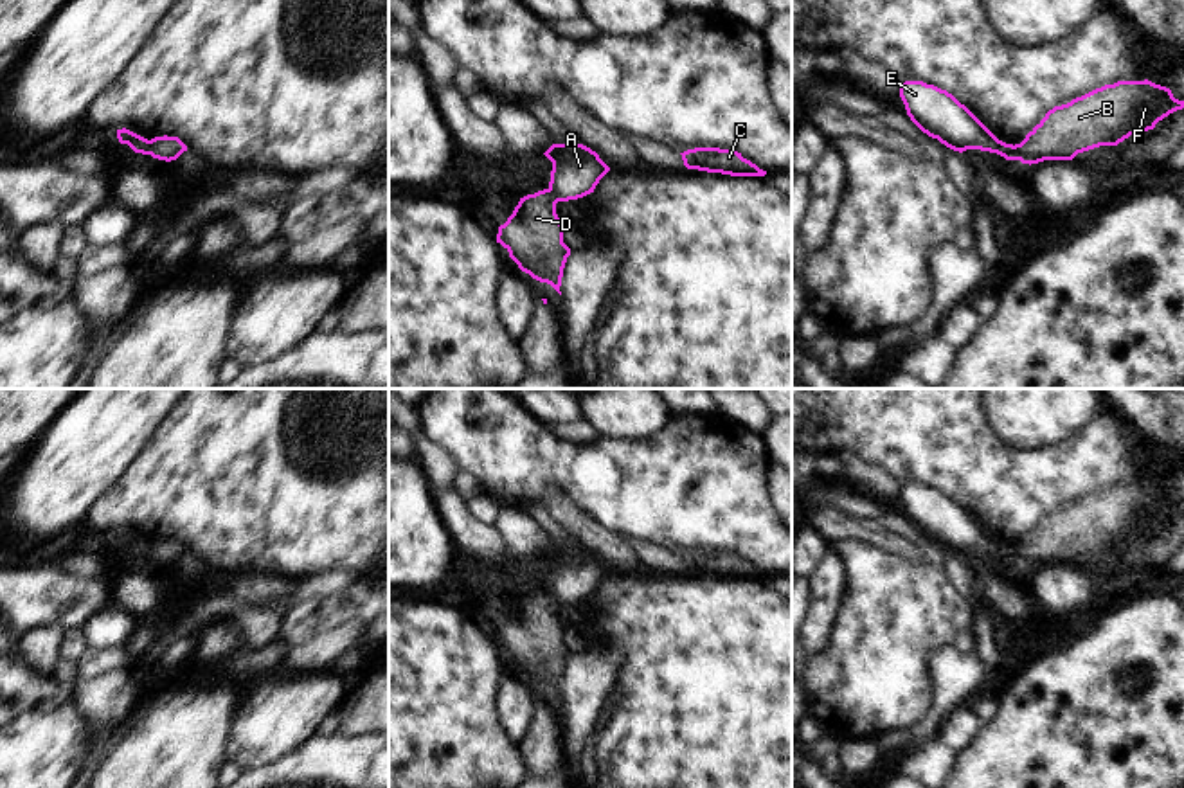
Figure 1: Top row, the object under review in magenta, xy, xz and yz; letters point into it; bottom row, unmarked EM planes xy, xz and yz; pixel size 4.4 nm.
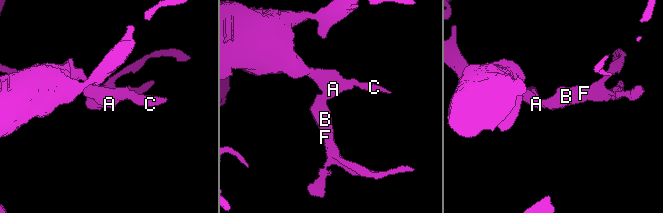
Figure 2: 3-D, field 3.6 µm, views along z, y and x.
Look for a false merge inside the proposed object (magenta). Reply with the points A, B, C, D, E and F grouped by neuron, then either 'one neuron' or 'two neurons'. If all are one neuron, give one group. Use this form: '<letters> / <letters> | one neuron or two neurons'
A C E / B D F | two neurons

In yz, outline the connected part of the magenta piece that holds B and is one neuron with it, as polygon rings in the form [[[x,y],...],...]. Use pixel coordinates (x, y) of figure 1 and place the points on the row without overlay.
[[[1148,482],[1117,484],[1054,509],[1020,547],[1000,543],[1000,560],[1029,569],[1072,563],[1078,556],[1117,549],[1130,538],[1153,533],[1182,511],[1184,504],[1175,502],[1166,489]]]

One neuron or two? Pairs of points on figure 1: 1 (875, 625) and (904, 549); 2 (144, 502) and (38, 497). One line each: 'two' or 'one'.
1: two
2: two

